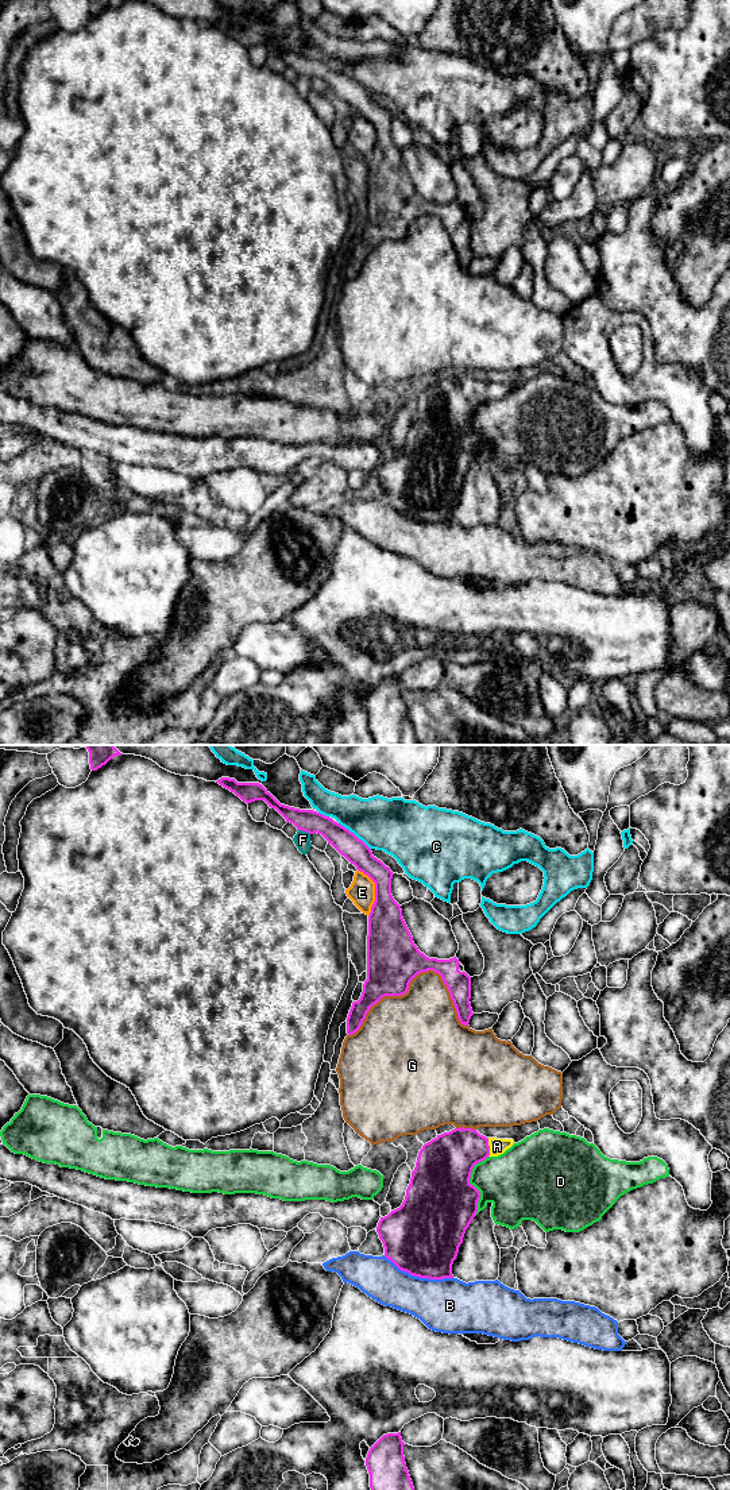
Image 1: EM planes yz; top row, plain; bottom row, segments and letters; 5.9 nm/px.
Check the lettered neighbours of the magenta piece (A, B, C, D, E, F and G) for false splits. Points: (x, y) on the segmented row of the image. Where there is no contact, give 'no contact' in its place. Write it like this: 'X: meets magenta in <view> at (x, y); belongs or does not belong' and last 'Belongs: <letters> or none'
A: meets magenta in yz at (489, 1147); belongs
B: meets magenta in yz at (418, 1276); does not belong
C: meets magenta in yz at (354, 834); does not belong
D: meets magenta in yz at (470, 1184); does not belong
E: meets magenta in yz at (375, 891); does not belong
F: meets magenta in yz at (304, 830); does not belong
G: meets magenta in yz at (413, 977); does not belong
Belongs: A

